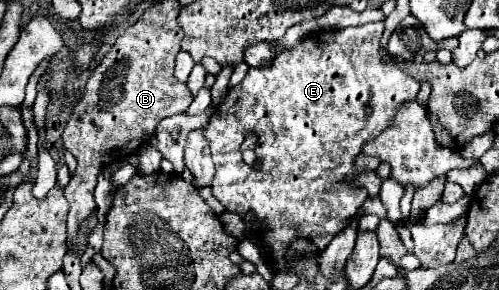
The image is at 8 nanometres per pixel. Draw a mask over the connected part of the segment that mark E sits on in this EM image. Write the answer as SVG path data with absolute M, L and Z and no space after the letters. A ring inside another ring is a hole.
M378 21L378 23L368 23L368 25L360 25L360 27L346 27L346 29L338 29L334 31L314 31L312 35L308 35L302 43L282 51L268 67L250 67L248 75L244 77L244 81L236 87L232 87L224 99L222 105L216 107L214 115L210 117L210 123L206 125L204 129L204 135L208 137L210 141L210 151L212 151L212 159L214 159L214 165L216 165L216 175L214 175L214 181L212 181L212 195L226 207L226 211L232 211L232 213L238 213L238 215L244 215L248 209L252 209L256 213L256 217L260 219L260 223L264 225L264 219L266 219L266 229L268 231L260 231L260 243L262 243L262 249L266 253L266 257L270 261L276 261L274 267L276 269L294 269L294 263L284 263L284 261L296 261L300 255L310 255L316 263L318 263L318 257L320 253L326 249L326 245L332 241L334 235L340 233L344 221L348 217L352 217L358 207L366 201L368 193L366 189L352 189L350 181L356 177L354 169L352 169L352 163L354 163L354 157L360 153L362 149L362 143L364 141L370 141L372 137L376 137L384 127L388 127L388 123L392 121L394 117L394 109L404 103L404 101L410 101L418 95L418 89L420 89L420 83L414 81L410 75L402 73L398 67L394 65L386 65L378 53L380 49L380 37L382 37L382 31L384 31L384 23ZM370 101L372 105L372 115L368 117L364 113L364 105ZM248 133L254 133L258 137L258 143L256 146L256 154L258 155L258 167L250 167L243 162L242 155L240 155L240 145L242 141L246 139Z

